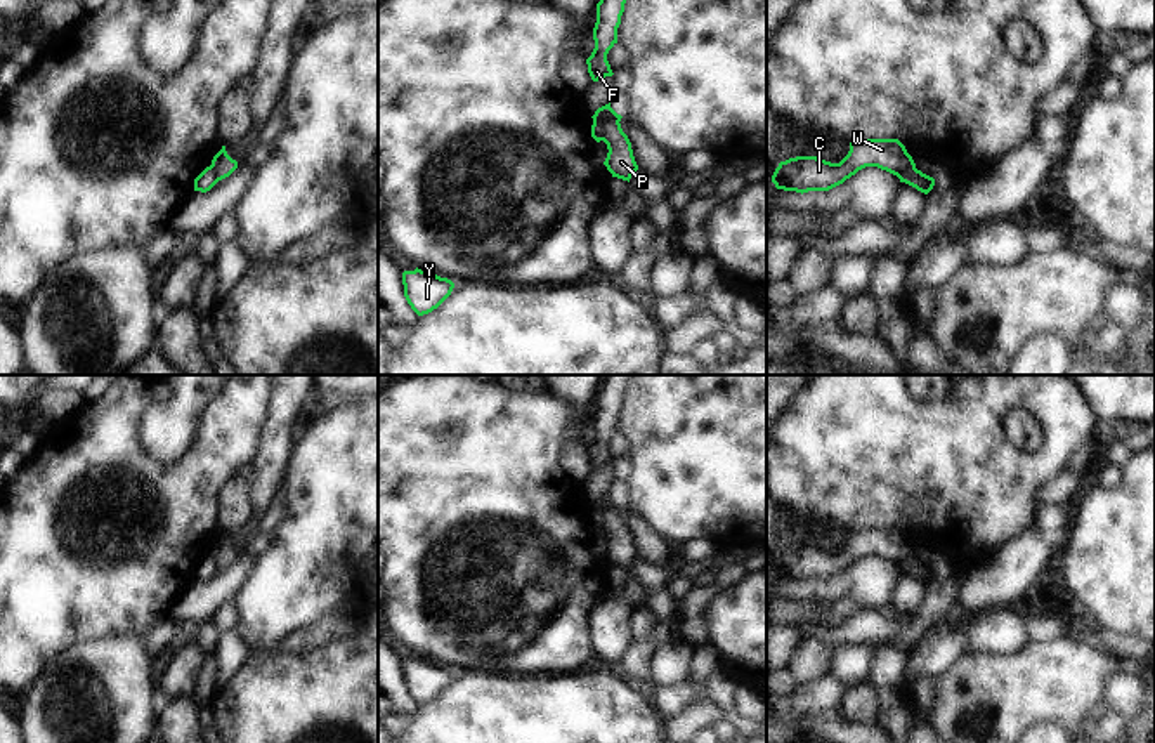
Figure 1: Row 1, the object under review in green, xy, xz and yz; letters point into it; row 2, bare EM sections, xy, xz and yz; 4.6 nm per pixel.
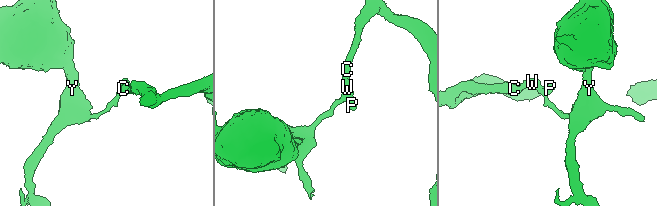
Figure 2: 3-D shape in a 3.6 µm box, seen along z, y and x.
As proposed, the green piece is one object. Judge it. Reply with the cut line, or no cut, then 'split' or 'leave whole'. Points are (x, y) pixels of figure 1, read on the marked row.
cut in xz along (593, 118), (600, 125), (604, 139); split

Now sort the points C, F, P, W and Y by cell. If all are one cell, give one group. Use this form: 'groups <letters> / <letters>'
groups C F P W / Y

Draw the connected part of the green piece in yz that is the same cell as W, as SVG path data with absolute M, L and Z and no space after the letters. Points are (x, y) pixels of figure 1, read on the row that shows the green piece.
M865 139L850 142L848 155L839 163L817 156L796 156L780 161L772 175L777 189L808 193L829 191L865 167L878 167L893 175L916 172L916 163L898 139Z

